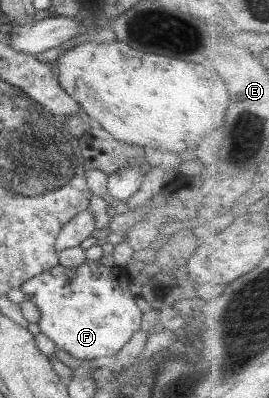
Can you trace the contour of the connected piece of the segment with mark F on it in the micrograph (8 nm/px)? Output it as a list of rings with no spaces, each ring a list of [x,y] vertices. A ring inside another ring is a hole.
[[[85,259],[78,267],[56,265],[48,271],[34,275],[19,290],[24,300],[30,301],[40,312],[36,322],[39,332],[76,359],[114,357],[132,333],[141,327],[143,313],[136,306],[135,298],[128,290],[130,276],[121,267],[104,267],[98,261]],[[66,272],[72,272],[66,277]]]

